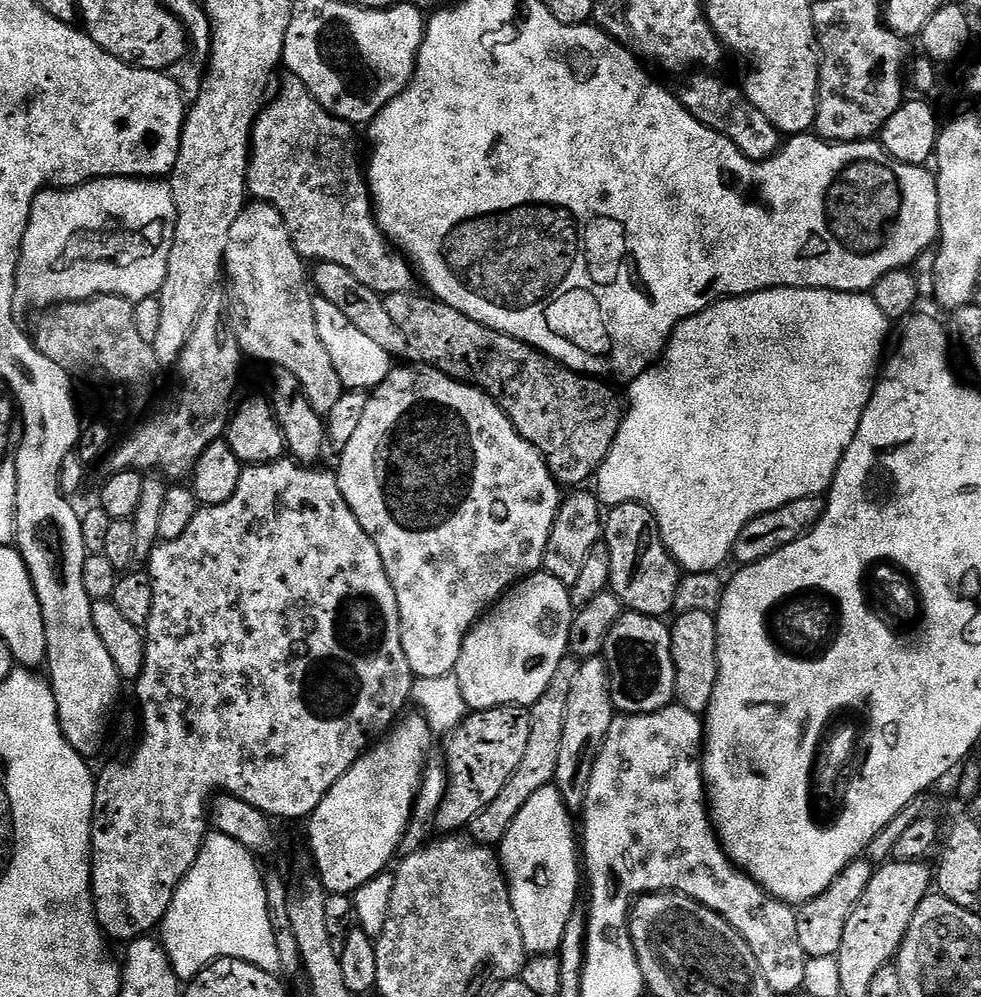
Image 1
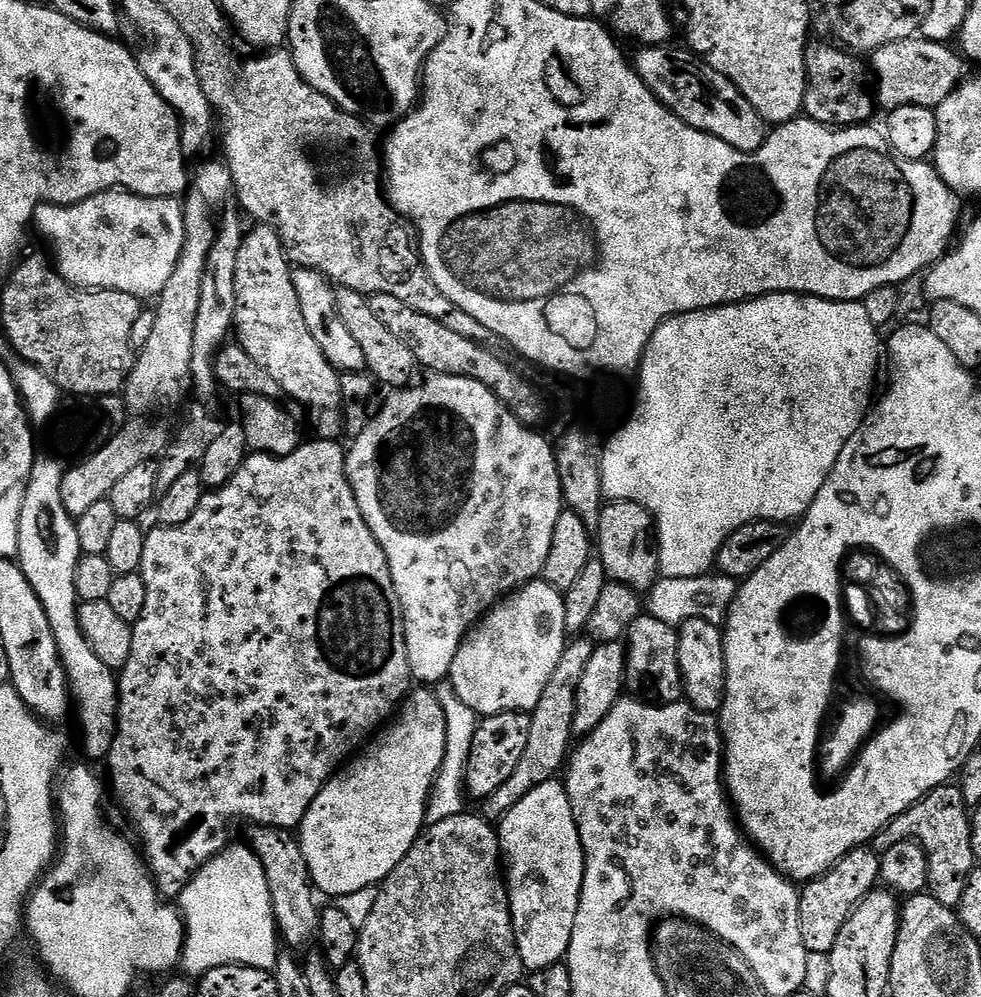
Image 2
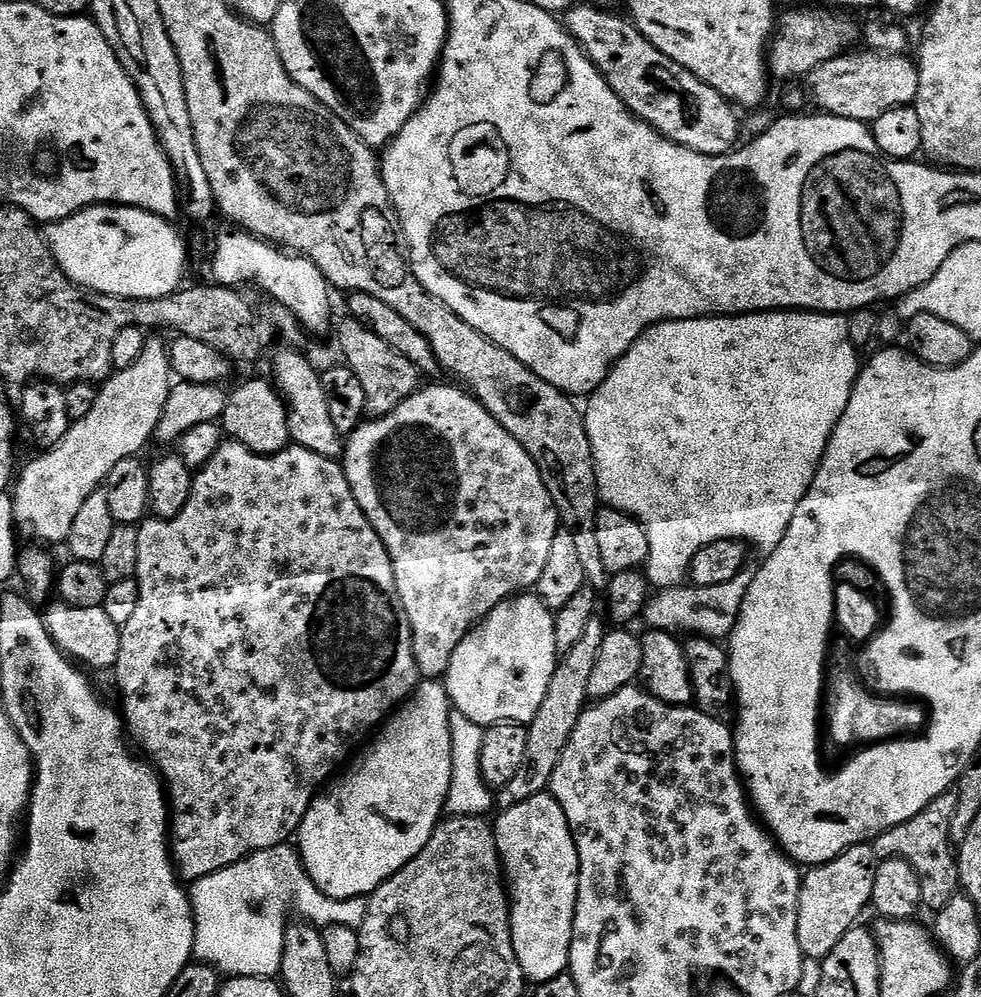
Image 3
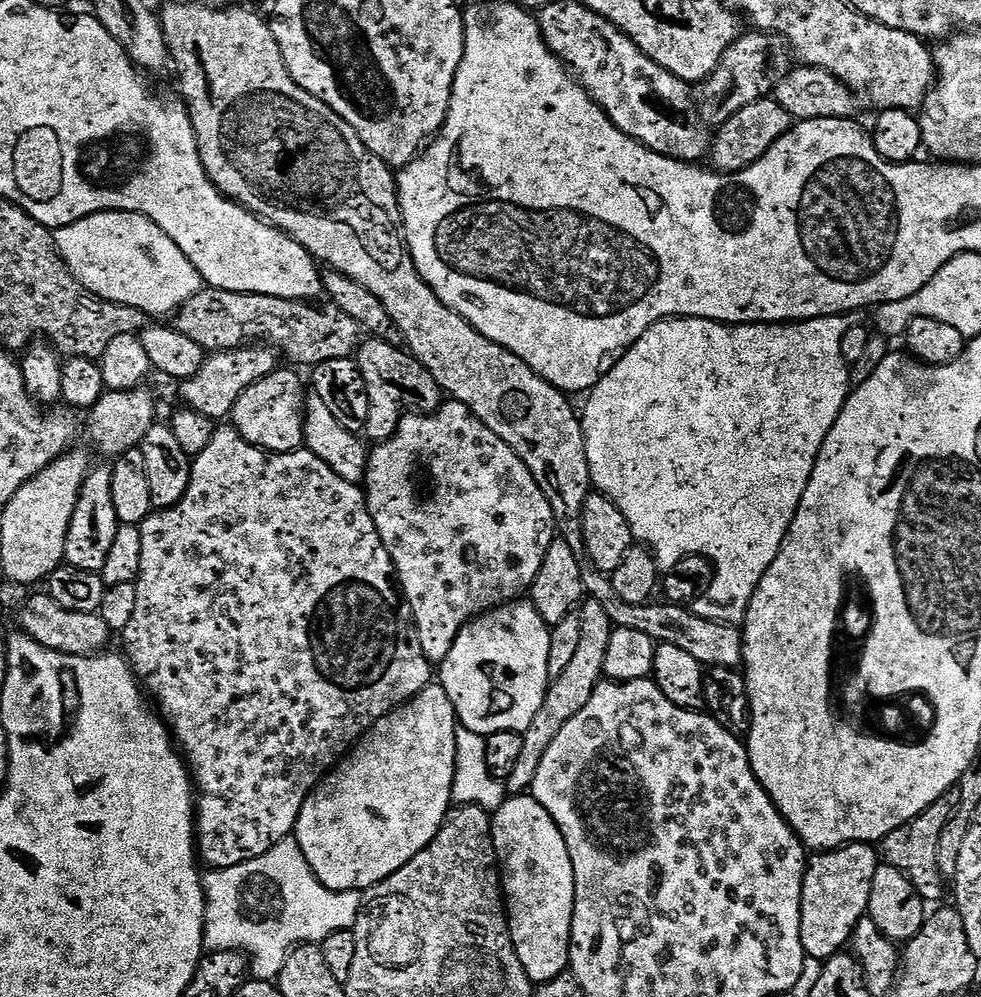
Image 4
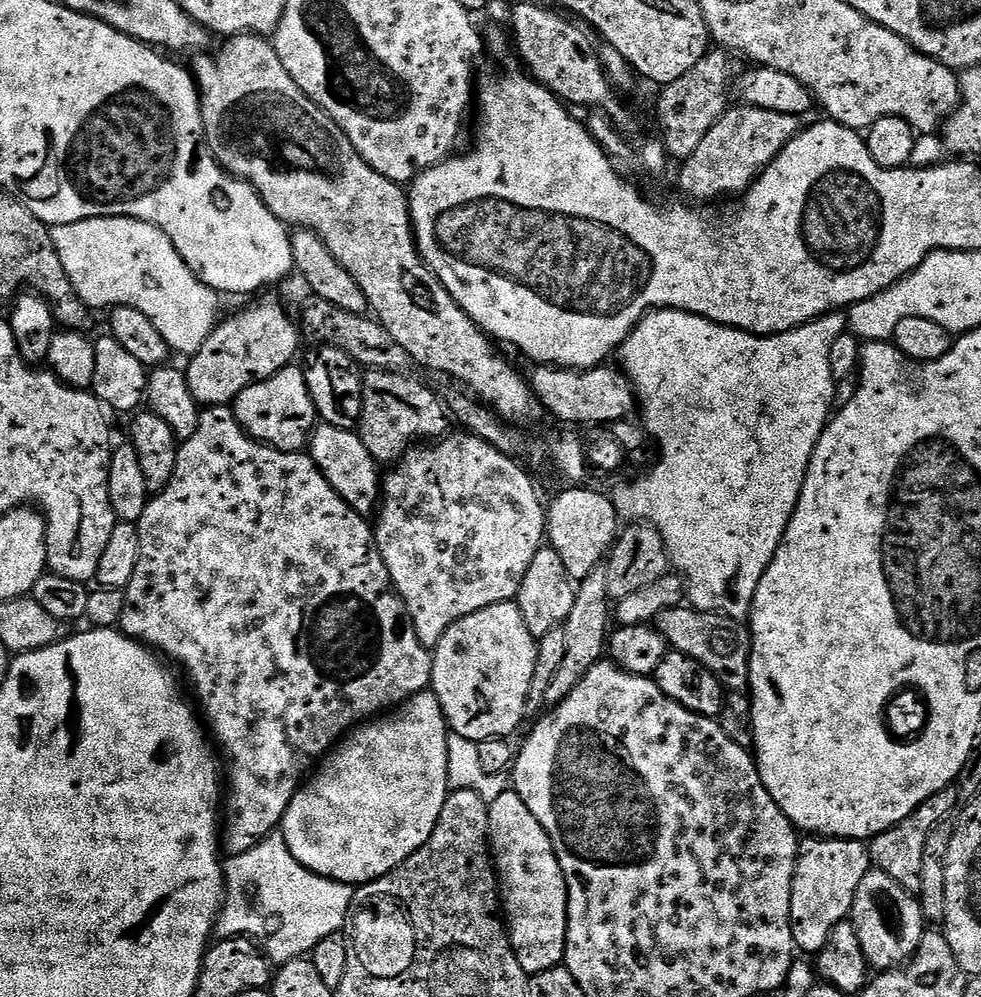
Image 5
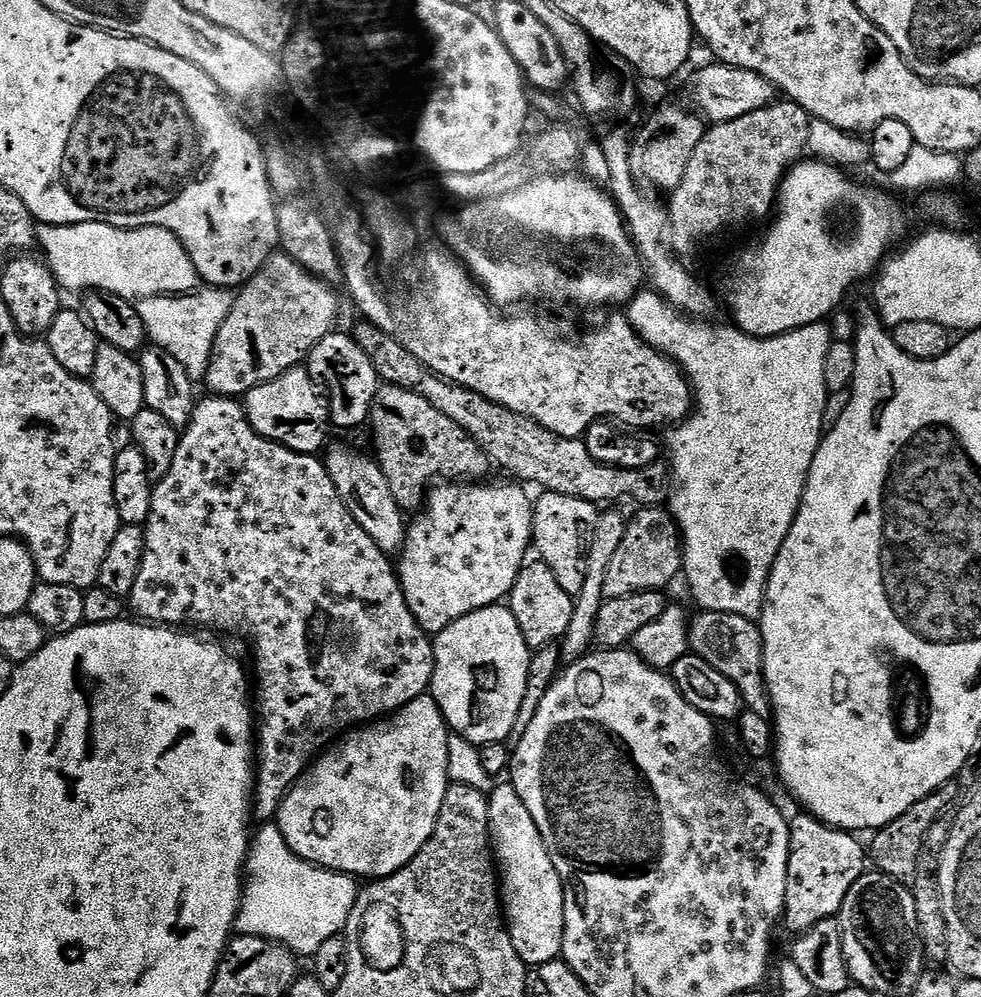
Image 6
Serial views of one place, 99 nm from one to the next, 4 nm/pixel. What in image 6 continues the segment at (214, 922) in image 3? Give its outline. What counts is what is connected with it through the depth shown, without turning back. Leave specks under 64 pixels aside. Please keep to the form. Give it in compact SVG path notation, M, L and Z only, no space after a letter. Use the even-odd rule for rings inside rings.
M264 822L259 827L260 833L250 840L235 931L241 936L277 940L297 957L310 958L326 938L339 936L347 929L358 895L357 881L342 872L318 868L297 856L286 842L279 823Z

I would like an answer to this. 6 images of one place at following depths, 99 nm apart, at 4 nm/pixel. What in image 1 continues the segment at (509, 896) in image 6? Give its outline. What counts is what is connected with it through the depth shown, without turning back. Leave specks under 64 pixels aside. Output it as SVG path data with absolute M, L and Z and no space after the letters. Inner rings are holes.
M550 783L537 790L530 802L518 810L518 818L510 822L510 830L506 830L506 838L498 846L500 867L504 869L504 879L508 882L514 918L518 918L518 930L522 930L524 950L533 956L559 953L562 934L566 934L566 922L570 922L577 907L576 895L582 892L582 860L578 855L578 832L572 829L572 820L573 813L565 806L562 794L555 783Z

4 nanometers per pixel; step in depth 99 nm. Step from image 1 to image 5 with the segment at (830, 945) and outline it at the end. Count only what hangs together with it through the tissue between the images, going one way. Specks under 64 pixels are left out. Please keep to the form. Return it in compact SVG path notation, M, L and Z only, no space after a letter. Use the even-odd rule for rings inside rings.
M805 840L808 841L800 844L800 854L796 858L796 869L792 879L792 937L801 953L819 954L826 942L830 942L830 936L839 924L851 917L854 894L858 894L862 878L873 869L872 853L869 845L862 840Z

